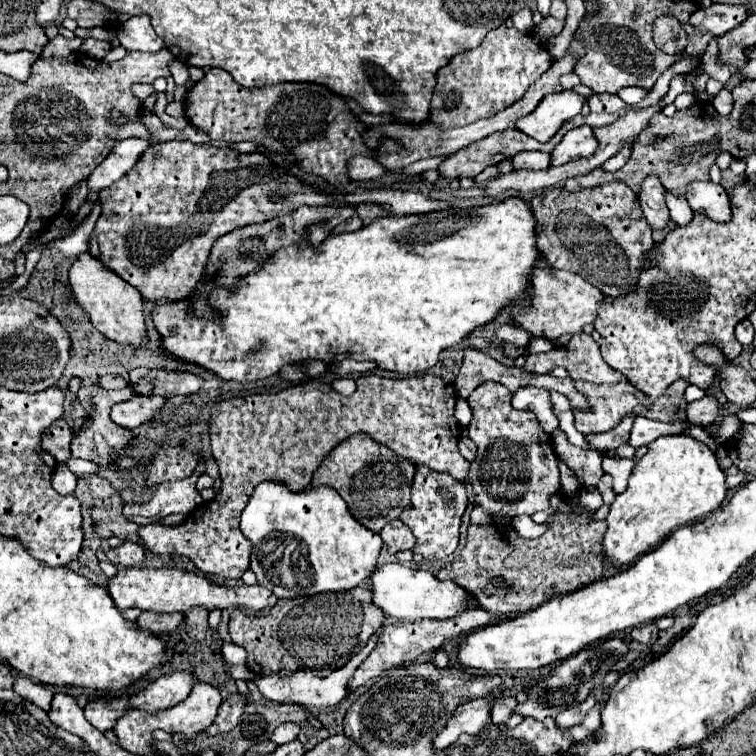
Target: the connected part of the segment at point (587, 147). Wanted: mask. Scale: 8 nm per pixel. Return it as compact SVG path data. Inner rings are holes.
M587 124L575 127L553 149L551 165L563 165L573 159L589 157L589 155L593 155L593 151L597 151L597 147L599 147L599 141L593 133L593 127L589 127Z

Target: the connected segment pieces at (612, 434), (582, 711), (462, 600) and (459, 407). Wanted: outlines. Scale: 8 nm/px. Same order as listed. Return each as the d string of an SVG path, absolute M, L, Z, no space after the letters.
M625 415L625 419L621 419L621 423L605 433L595 433L595 435L587 435L587 441L591 445L595 445L597 449L617 449L619 445L629 441L629 431L633 425L635 415Z
M591 695L585 703L581 703L581 705L573 707L573 709L563 711L561 715L557 715L557 717L555 717L557 727L565 731L565 729L569 729L569 727L573 727L573 725L579 725L579 723L585 719L585 715L589 713L589 709L591 709L593 705L595 705L595 699L593 699L593 695Z
M387 563L373 571L369 577L373 585L373 603L397 619L449 619L467 607L477 607L469 591L463 591L453 581L439 581L433 573L411 569L401 563Z
M457 399L457 405L455 405L455 419L459 421L461 427L467 427L469 421L471 421L471 409L467 405L465 399Z

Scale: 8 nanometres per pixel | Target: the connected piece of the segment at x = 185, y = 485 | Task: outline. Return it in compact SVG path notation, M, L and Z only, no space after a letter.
M199 465L195 469L195 473L187 479L163 483L155 491L155 495L149 503L125 503L123 517L129 519L135 515L143 515L143 517L153 517L153 519L163 519L171 513L191 515L193 509L203 505L203 499L195 489L195 481L201 473L203 473L203 465Z

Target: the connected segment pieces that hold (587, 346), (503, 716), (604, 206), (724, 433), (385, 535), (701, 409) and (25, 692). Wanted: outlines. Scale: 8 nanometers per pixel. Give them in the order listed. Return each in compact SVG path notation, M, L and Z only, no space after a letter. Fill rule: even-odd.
M589 333L571 335L565 347L555 347L547 353L529 355L525 361L525 369L533 373L549 373L555 367L565 367L571 379L585 379L591 383L619 383L625 377L613 371L599 353L599 343L593 341Z
M501 699L493 705L493 723L495 725L505 725L505 721L515 713L517 699Z
M613 181L601 187L567 191L553 187L545 195L531 199L537 215L537 247L555 269L567 269L609 297L619 297L637 289L639 273L649 261L651 249L657 245L651 227L641 215L637 195L627 183Z
M725 415L723 421L719 423L719 431L709 431L713 437L721 437L721 439L731 439L733 435L739 433L741 425L745 425L743 421L739 421L737 415Z
M399 519L395 521L389 521L383 529L381 529L381 539L383 543L387 545L389 553L397 553L397 551L403 551L403 549L413 549L415 545L415 539L413 539L413 533L409 531L409 527L405 527L405 523L401 523Z
M709 393L703 399L687 405L687 419L695 425L697 423L711 425L717 419L717 413L719 413L719 401Z
M17 675L15 681L17 681L17 683L13 685L13 691L15 691L15 693L19 693L23 699L35 703L37 707L49 711L49 705L51 705L54 696L52 691L49 691L45 685L39 685L39 683L23 677L23 675Z

